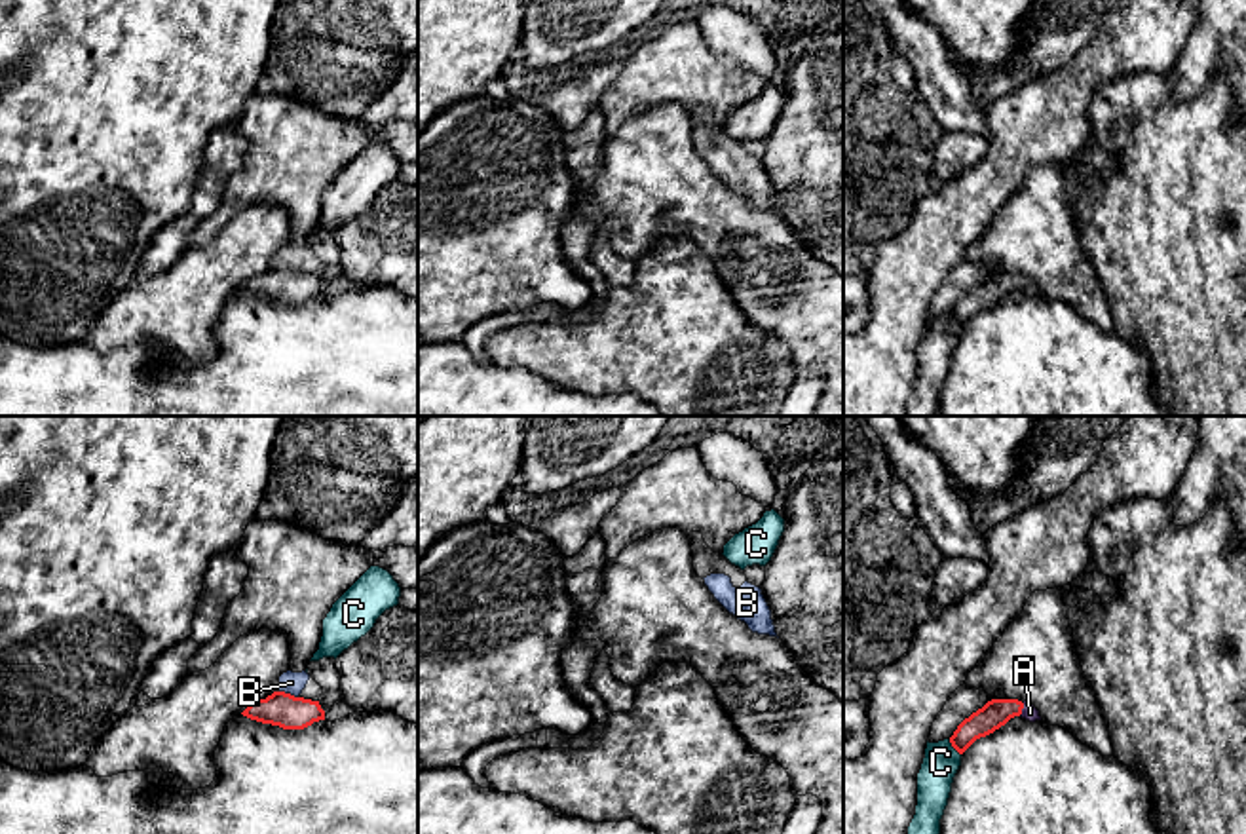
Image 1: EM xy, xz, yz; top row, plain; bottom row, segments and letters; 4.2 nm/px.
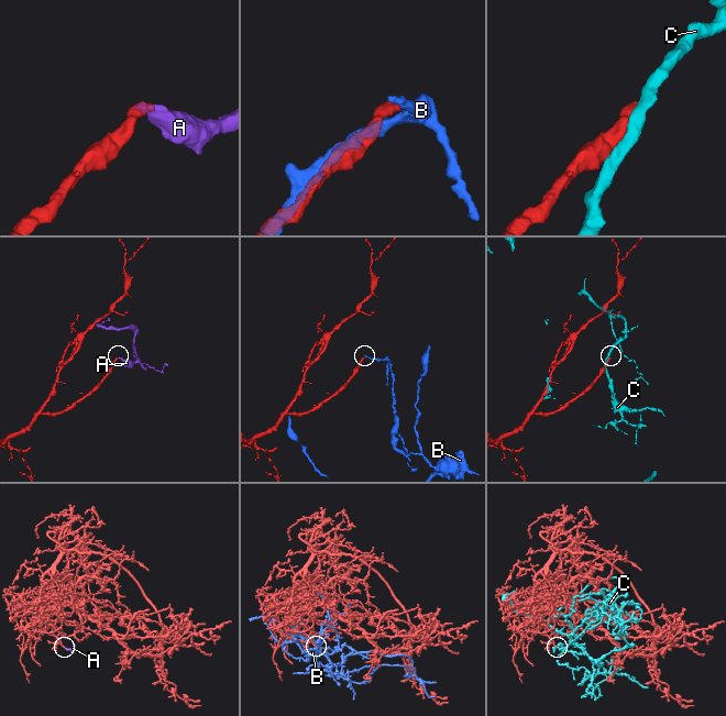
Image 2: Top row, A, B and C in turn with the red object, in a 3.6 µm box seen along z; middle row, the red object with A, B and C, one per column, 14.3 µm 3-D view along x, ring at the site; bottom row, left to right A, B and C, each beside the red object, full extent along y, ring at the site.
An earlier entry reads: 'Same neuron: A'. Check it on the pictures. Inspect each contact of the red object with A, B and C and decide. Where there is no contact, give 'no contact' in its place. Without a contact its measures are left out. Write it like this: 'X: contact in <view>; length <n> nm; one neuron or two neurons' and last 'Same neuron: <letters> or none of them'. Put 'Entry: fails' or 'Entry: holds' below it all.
A: contact in yz; length 60 nm; one neuron
B: contact in xy; length 90 nm; two neurons
C: contact in yz; length 90 nm; two neurons
Same neuron: A
Entry: holds

